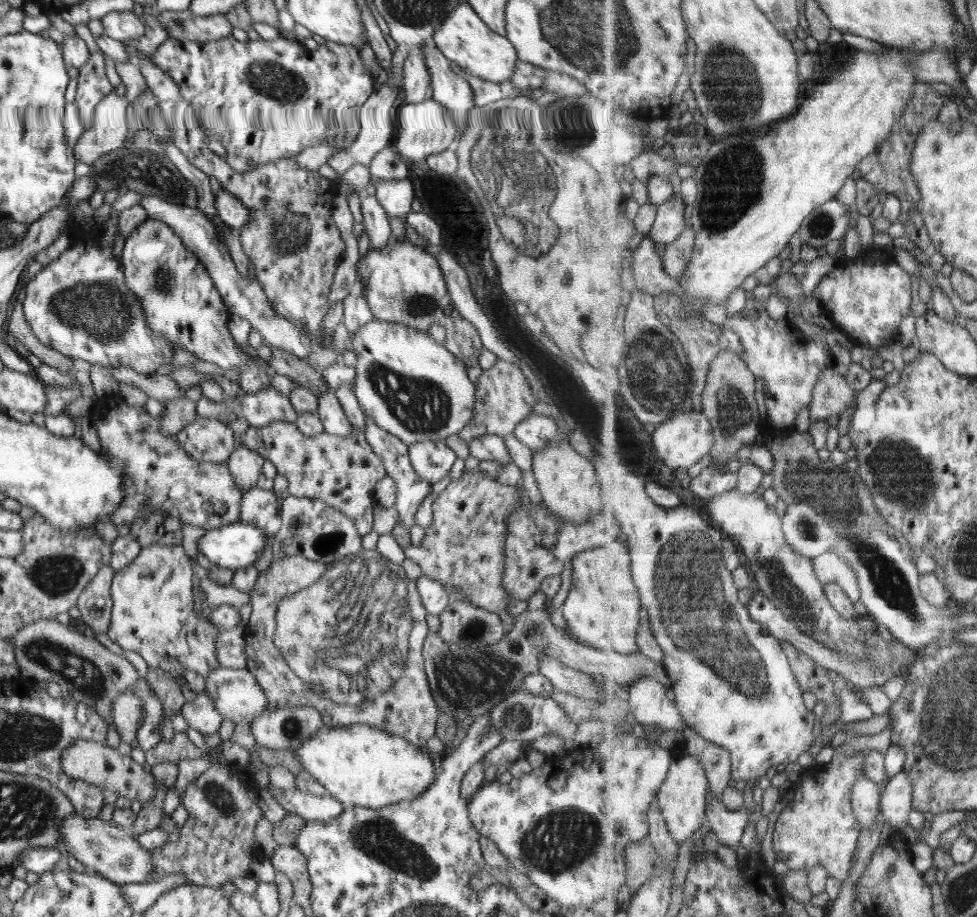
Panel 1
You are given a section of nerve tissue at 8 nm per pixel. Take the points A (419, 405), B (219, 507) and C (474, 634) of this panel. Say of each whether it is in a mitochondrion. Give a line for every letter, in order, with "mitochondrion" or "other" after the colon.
A: mitochondrion
B: mitochondrion
C: mitochondrion

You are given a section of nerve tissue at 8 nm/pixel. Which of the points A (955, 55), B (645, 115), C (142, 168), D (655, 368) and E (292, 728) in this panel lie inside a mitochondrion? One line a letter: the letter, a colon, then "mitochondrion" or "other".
A: other
B: other
C: mitochondrion
D: mitochondrion
E: mitochondrion

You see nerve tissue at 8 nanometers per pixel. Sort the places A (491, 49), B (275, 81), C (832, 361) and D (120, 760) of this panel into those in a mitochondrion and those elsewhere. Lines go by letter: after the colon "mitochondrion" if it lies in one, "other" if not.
A: other
B: mitochondrion
C: other
D: other

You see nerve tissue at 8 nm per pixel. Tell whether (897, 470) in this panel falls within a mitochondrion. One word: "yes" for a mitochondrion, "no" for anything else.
yes

